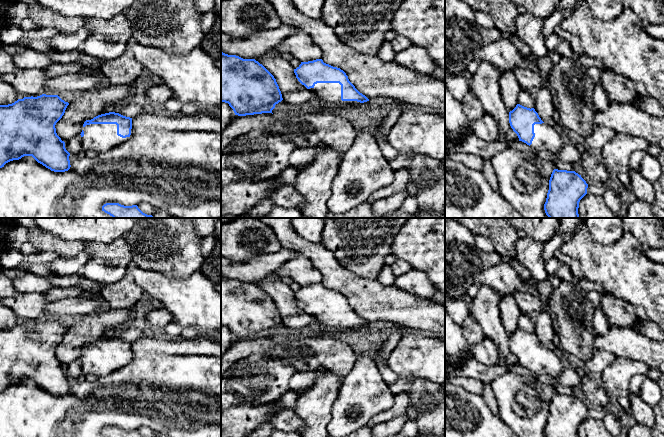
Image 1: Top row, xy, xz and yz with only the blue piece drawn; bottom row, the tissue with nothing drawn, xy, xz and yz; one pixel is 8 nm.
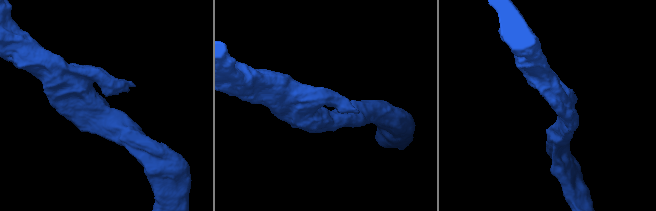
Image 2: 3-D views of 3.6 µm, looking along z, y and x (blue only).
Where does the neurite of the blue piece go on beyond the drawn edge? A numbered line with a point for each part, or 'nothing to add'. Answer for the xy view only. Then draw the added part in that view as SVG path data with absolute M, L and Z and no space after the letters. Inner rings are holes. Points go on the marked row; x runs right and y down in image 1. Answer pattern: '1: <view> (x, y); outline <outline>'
1: xy (101, 138); outline M90 124L82 128L84 131L84 136L82 137L82 146L85 151L94 150L99 154L103 155L105 152L112 148L119 146L122 143L127 142L133 136L133 131L131 129L131 135L126 138L122 138L117 135L117 125L116 124Z

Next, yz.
1: yz (546, 137); outline M535 124L534 133L535 137L530 145L534 152L547 150L557 153L569 142L566 136L562 136L555 130L552 124Z

